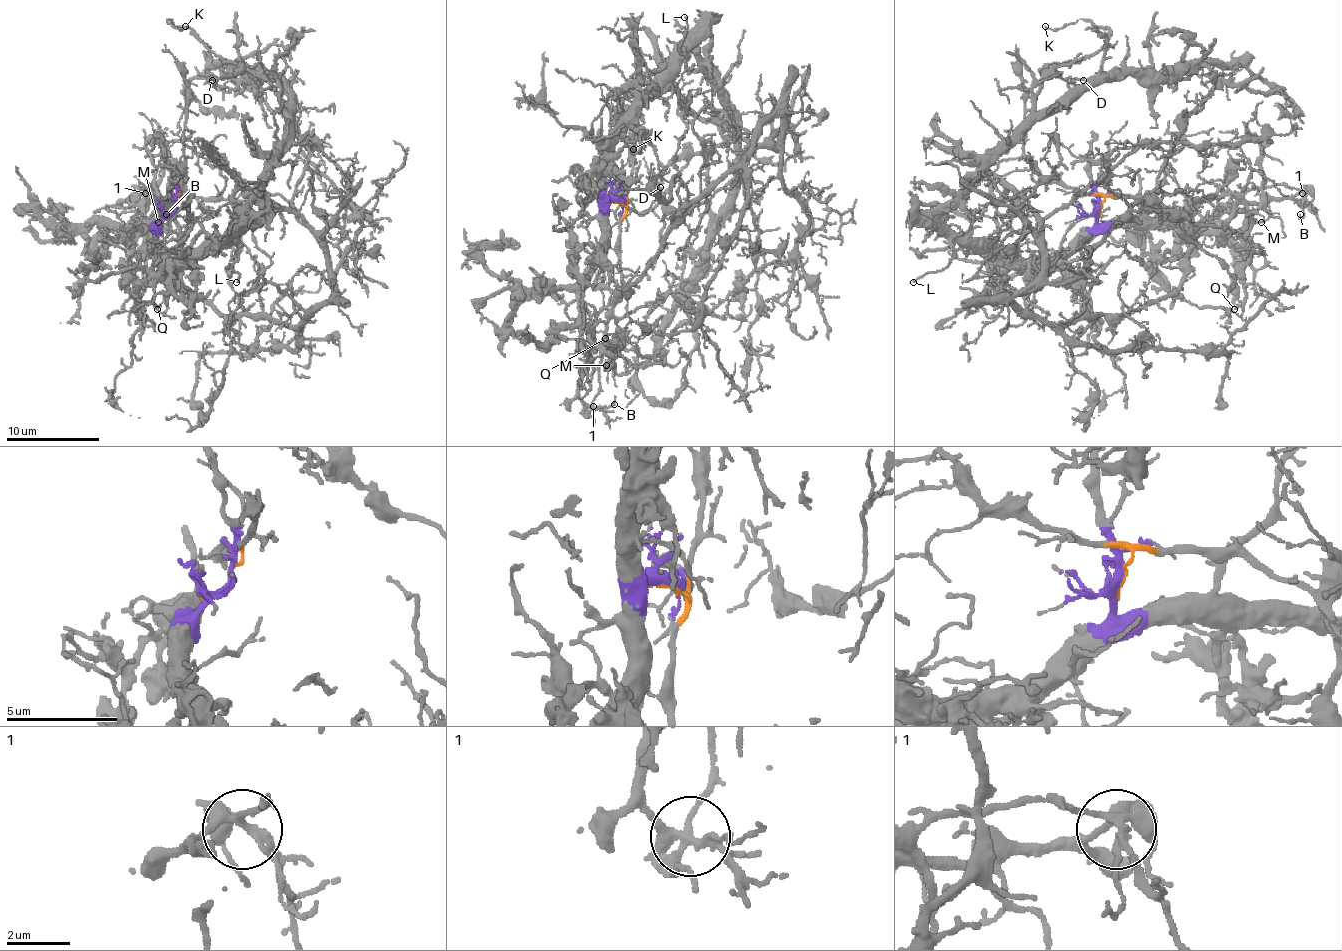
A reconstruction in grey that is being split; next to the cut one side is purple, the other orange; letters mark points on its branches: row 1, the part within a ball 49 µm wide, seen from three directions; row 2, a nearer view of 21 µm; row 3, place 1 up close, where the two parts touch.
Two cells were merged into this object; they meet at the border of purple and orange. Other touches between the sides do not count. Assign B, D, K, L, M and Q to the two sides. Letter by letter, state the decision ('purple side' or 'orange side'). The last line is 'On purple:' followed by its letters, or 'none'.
B: purple side
D: purple side
K: purple side
L: purple side
M: purple side
Q: purple side
On purple: B, D, K, L, M, Q

